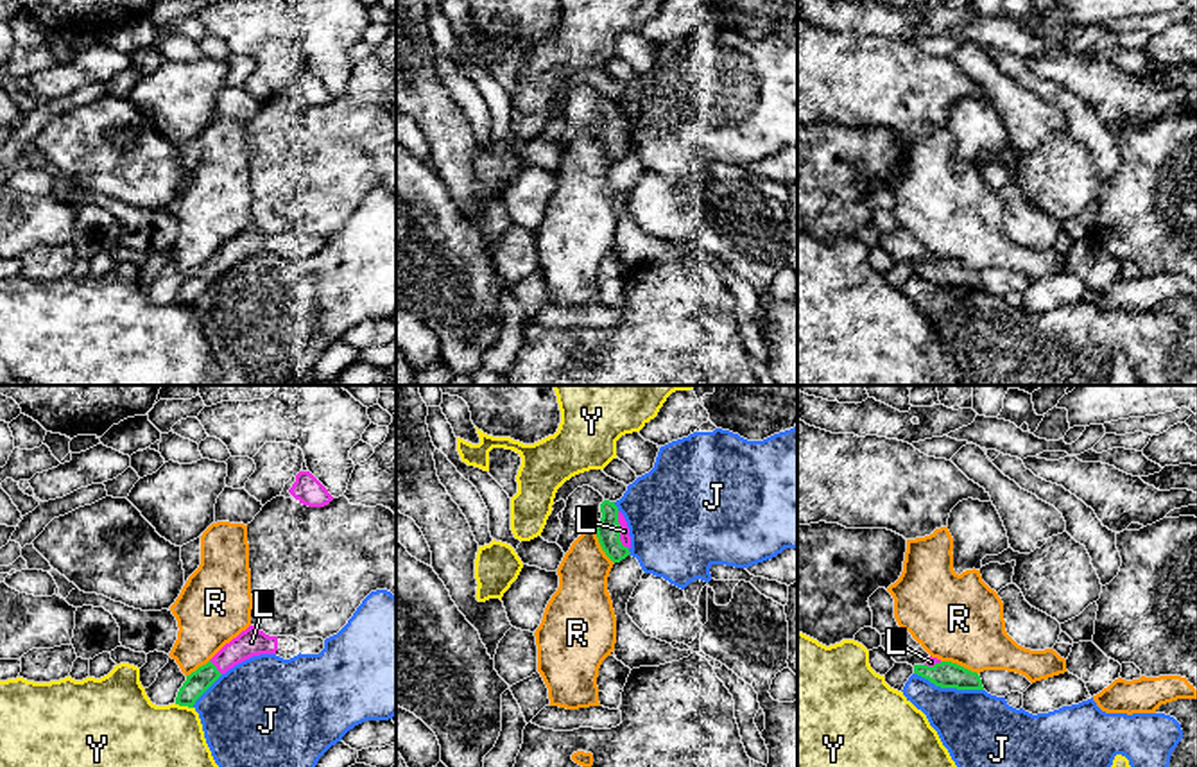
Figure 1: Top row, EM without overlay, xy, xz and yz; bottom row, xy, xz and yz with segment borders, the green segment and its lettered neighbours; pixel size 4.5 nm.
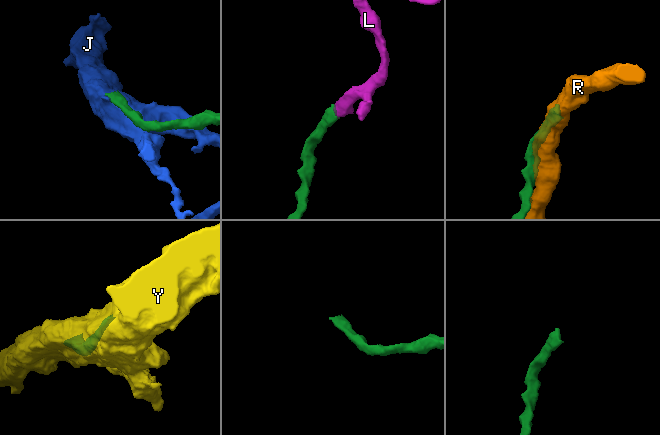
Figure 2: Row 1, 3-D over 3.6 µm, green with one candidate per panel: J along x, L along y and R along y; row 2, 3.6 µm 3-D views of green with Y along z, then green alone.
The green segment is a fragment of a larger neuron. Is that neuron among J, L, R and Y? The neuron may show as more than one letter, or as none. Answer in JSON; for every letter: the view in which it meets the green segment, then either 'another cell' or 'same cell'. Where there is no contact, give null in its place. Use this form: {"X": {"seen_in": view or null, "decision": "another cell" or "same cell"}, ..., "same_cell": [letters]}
{"J": {"seen_in": "yz", "decision": "another cell"}, "L": {"seen_in": "xz", "decision": "same cell"}, "R": {"seen_in": "yz", "decision": "another cell"}, "Y": {"seen_in": "xy", "decision": "another cell"}, "same_cell": ["L"]}

